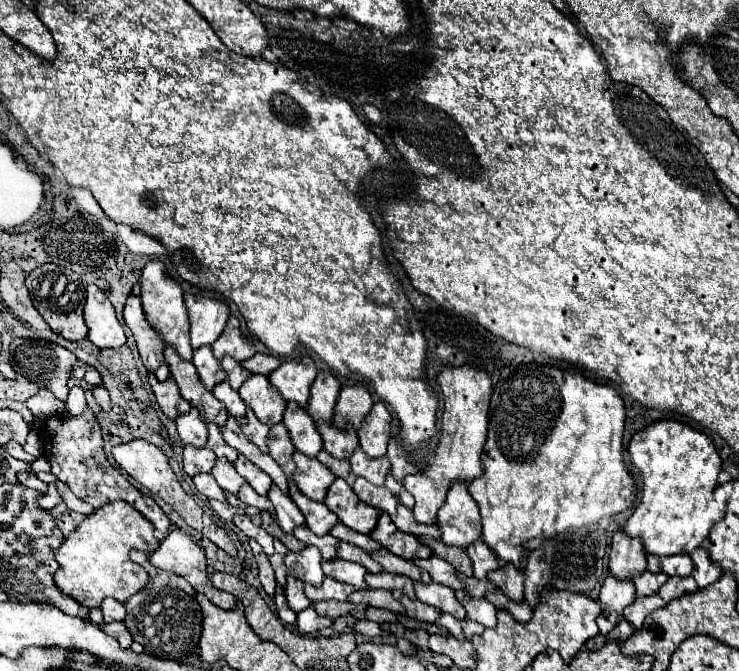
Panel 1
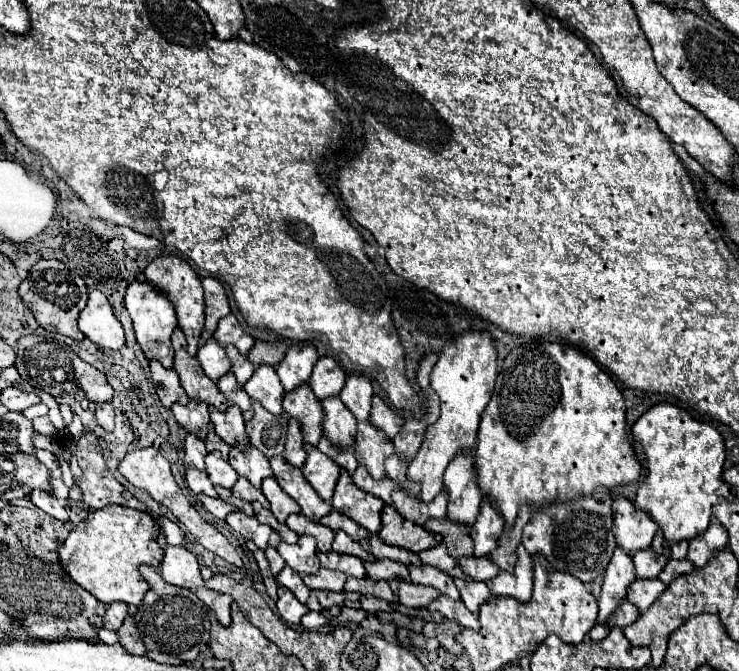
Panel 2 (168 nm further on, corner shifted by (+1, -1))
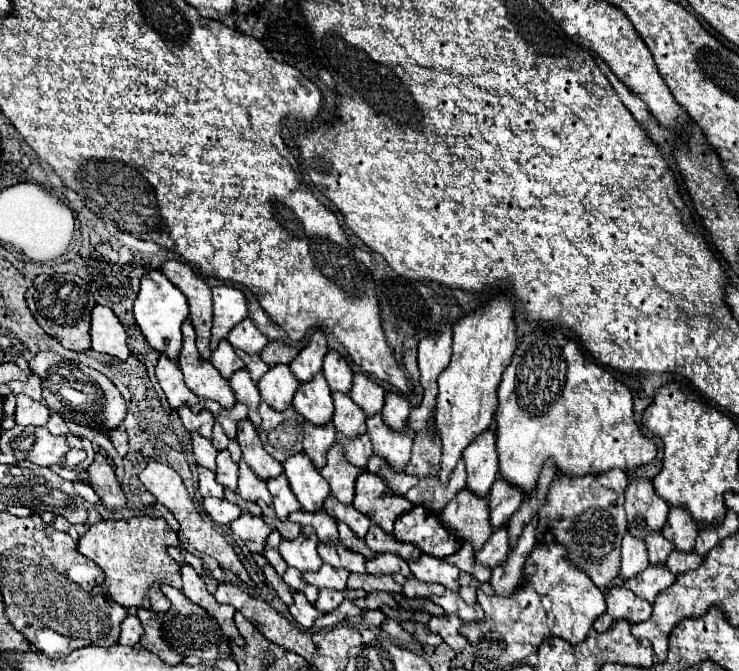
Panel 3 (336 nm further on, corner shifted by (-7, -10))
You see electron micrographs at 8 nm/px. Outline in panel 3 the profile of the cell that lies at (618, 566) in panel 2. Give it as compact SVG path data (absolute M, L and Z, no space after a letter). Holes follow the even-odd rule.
M633 534L623 536L623 558L621 558L621 578L631 578L633 574L639 574L649 566L647 560L647 546L643 538L637 538Z

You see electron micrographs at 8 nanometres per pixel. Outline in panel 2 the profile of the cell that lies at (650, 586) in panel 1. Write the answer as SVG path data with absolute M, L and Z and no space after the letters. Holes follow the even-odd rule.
M647 549L645 553L635 553L633 563L635 563L637 579L657 579L657 575L663 569L657 553L653 553L651 549Z

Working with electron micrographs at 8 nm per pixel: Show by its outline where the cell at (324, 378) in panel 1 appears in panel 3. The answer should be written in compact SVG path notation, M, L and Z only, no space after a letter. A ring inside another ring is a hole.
M337 350L327 352L325 362L323 362L323 374L327 378L331 392L345 392L347 394L351 390L353 370Z

